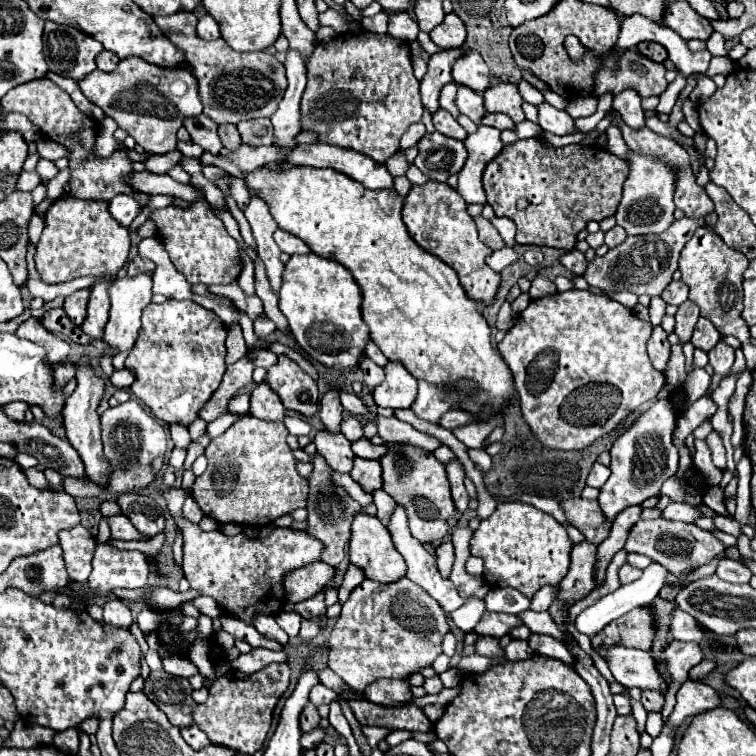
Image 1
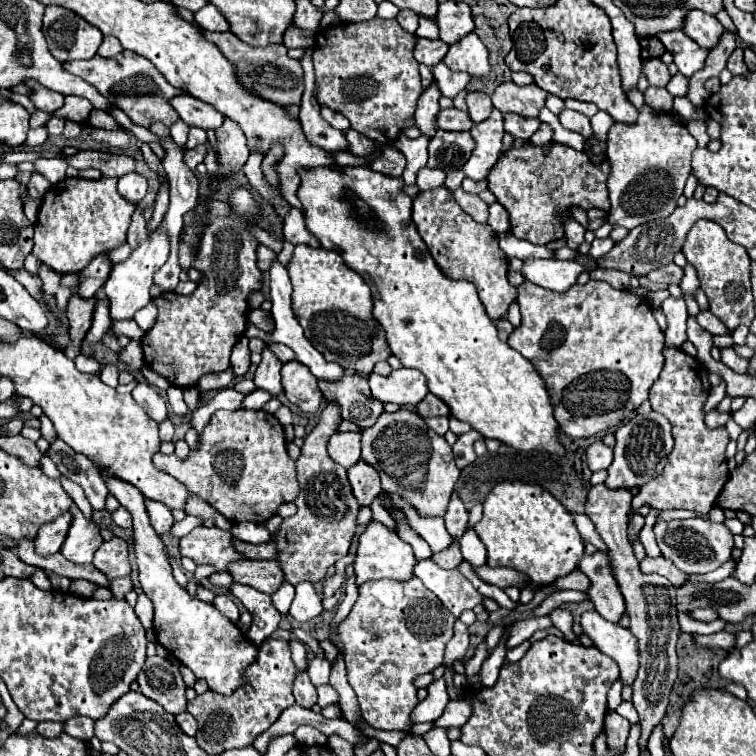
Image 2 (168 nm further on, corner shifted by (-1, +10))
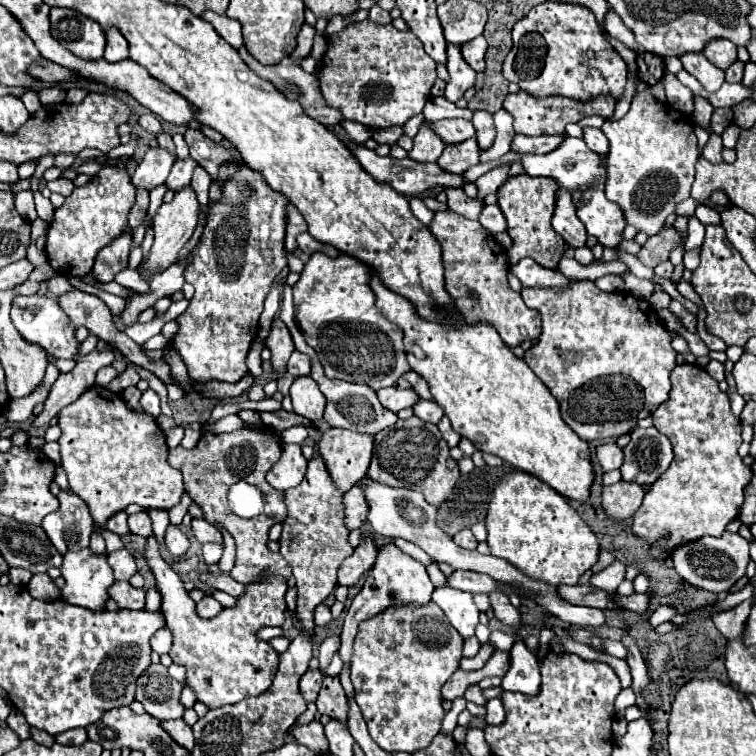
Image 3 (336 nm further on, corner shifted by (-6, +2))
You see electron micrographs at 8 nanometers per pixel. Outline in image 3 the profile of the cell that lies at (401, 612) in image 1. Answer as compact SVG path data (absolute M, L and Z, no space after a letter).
M429 602L427 606L401 606L385 610L371 620L359 624L353 654L351 654L351 682L355 686L355 700L363 710L371 738L387 752L417 752L431 744L441 732L445 710L441 706L441 688L449 676L459 668L463 640L447 622L443 610Z

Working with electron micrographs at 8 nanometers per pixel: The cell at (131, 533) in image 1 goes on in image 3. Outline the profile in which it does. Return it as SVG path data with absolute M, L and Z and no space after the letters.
M139 512L139 514L133 514L129 516L129 528L133 534L139 534L139 536L153 536L153 526L151 526L151 518L147 512Z

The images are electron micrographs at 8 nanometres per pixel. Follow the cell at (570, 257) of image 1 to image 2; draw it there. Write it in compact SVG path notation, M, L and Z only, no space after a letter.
M566 218L566 220L564 220L564 230L566 230L568 248L578 250L578 246L584 242L584 232L586 232L586 228L580 226L574 218Z

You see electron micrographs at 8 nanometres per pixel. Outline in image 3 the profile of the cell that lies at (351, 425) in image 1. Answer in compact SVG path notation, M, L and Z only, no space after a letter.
M319 360L313 362L311 368L311 378L319 384L319 390L325 394L327 398L327 408L325 408L325 422L329 422L331 426L337 428L349 428L355 432L363 432L363 434L377 434L387 426L393 426L397 422L397 414L385 410L381 406L381 402L377 400L377 394L363 386L363 384L347 384L343 380L329 380L323 374L323 368L319 364Z

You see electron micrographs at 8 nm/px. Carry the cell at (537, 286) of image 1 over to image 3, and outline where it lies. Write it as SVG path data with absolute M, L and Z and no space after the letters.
M523 258L519 262L519 268L511 268L511 272L521 280L523 286L545 286L547 288L547 286L563 286L571 282L559 270L547 270L531 258Z

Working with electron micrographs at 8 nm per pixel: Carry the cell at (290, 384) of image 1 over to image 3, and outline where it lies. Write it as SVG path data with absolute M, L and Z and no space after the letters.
M309 376L295 378L295 382L291 386L291 400L293 400L295 414L299 414L311 422L317 422L323 418L325 396L313 378L309 378Z

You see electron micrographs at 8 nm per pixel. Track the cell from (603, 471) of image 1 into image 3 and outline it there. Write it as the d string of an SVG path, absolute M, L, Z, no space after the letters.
M601 444L597 448L597 460L605 472L621 468L623 464L623 450L617 444Z

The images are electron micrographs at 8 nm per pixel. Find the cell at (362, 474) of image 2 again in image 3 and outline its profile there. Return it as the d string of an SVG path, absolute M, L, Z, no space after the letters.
M359 484L343 496L343 506L345 506L345 526L349 530L361 528L367 518L367 502L363 498L363 490L359 490Z

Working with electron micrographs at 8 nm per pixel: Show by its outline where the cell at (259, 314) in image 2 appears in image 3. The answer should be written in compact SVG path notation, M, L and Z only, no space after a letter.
M273 320L273 326L271 326L271 334L269 338L265 340L267 348L271 350L271 362L273 362L273 368L283 374L285 372L285 366L287 366L287 358L293 354L295 346L293 346L293 338L287 330L287 326L283 324L283 320Z

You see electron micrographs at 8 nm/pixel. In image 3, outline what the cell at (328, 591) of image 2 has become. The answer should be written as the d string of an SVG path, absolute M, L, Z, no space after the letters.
M367 530L363 536L365 536L363 542L339 568L339 584L343 586L353 586L375 564L377 550L379 550L375 544L375 534Z

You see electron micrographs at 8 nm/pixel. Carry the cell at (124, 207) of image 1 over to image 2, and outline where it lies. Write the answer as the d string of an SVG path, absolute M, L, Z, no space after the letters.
M126 174L118 180L118 192L122 194L124 200L132 202L132 204L138 204L142 202L142 198L146 196L146 178L142 178L140 174Z

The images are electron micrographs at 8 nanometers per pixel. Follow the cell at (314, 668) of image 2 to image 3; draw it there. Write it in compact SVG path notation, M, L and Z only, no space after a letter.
M339 632L327 636L327 638L321 642L321 646L319 646L319 662L321 662L321 670L329 666L331 658L333 658L335 652L339 650L339 646L341 646L341 634L339 634Z

